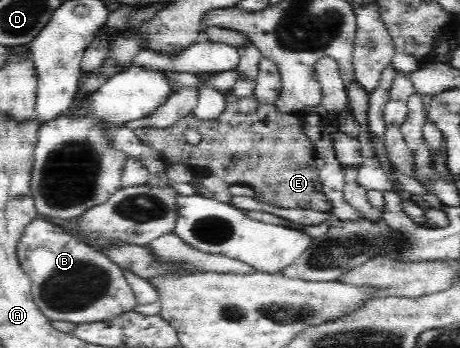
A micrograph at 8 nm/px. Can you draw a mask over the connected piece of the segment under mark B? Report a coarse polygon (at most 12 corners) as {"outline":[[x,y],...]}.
{"outline":[[46,221],[17,245],[46,317],[112,321],[140,305],[117,263]]}

